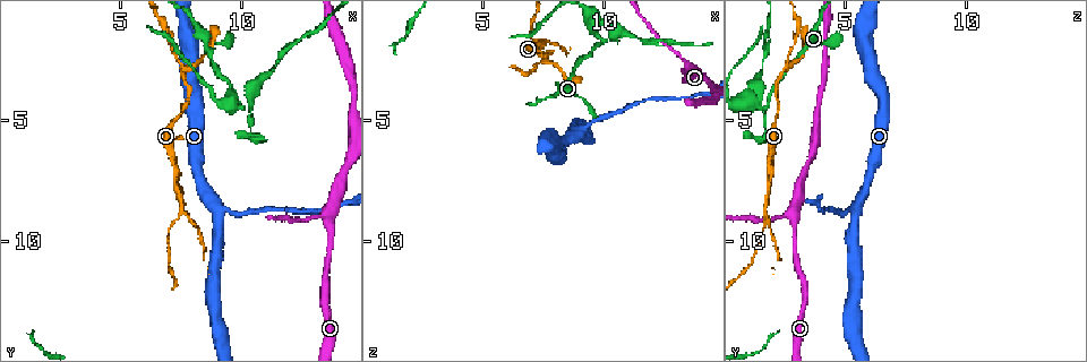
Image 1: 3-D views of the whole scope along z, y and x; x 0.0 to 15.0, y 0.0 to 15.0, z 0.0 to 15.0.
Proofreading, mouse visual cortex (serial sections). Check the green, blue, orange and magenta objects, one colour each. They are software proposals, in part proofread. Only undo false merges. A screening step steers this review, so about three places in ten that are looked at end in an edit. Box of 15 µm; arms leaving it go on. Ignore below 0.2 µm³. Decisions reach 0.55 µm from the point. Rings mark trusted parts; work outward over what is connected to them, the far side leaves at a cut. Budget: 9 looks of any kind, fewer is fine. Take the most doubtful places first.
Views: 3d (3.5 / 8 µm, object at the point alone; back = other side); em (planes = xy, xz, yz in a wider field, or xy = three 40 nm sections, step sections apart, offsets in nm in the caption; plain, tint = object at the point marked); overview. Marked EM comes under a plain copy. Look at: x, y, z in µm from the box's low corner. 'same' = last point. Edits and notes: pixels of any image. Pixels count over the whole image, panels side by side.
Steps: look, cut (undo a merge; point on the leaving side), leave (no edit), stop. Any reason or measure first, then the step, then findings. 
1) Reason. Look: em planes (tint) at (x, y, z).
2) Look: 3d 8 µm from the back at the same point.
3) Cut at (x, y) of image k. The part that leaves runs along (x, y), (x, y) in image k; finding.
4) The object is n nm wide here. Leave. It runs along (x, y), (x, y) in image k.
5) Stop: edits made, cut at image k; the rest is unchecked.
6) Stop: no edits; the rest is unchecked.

Three arms meet. Look: 3d 3.5 µm at (10.1, 4.4, 1.8).

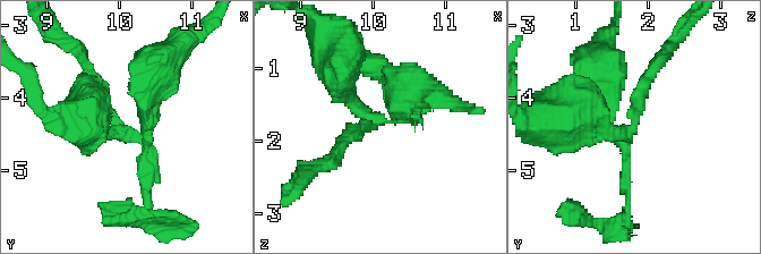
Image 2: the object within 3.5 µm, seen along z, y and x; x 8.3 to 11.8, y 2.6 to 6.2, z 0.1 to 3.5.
Shape alone is not enough. Look: em planes (tint) at (10.05, 4.40, 1.75).

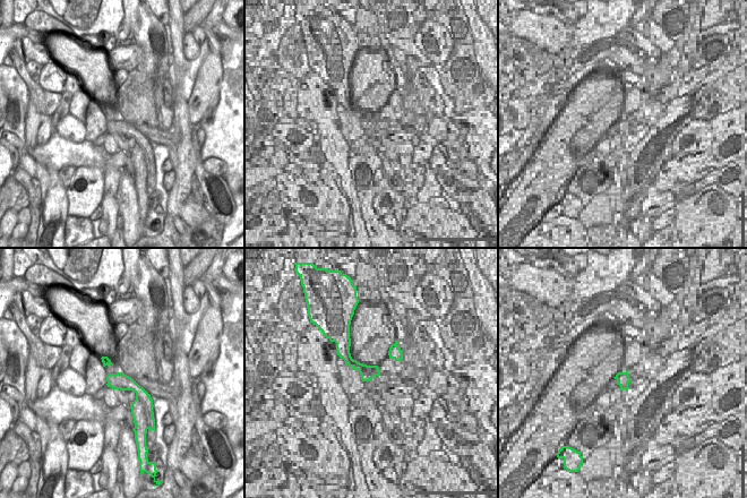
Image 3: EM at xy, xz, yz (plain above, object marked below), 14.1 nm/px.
Cut at (153, 109) of image 2. A border runs along (110, 385), (126, 389) in image 3; a second cell is stuck on.

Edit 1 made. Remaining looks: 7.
Abrupt turn. Look: 3d 3.5 µm at (7.5, 3.2, 2.4).

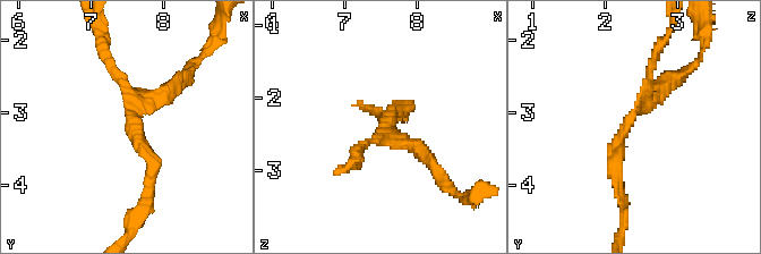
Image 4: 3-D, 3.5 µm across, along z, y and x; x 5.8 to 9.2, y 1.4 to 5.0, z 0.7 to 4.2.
Need the tissue. Look: em xy step 5 (tint) at (7.60, 3.15, 2.30).

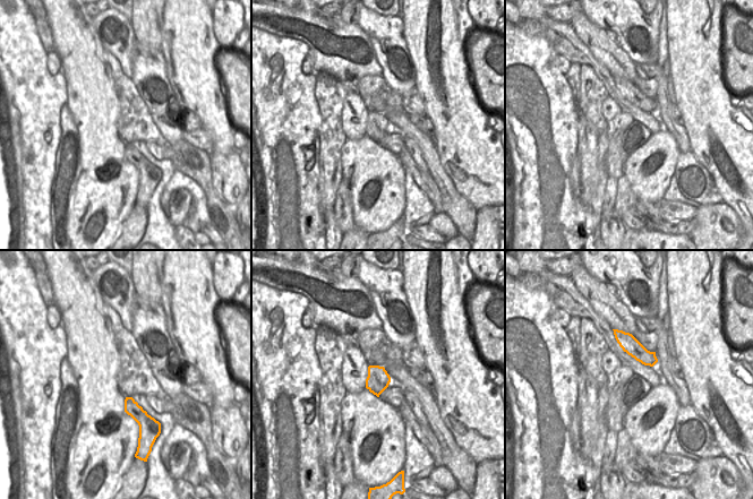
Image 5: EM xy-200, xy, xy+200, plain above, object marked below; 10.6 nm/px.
Leave. It runs along (617, 188), (617, 136), (667, 84) in image 4; one cell here.

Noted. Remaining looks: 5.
Thick turns thin. Look: 3d 8 µm at (13.0, 9.0, 2.3).

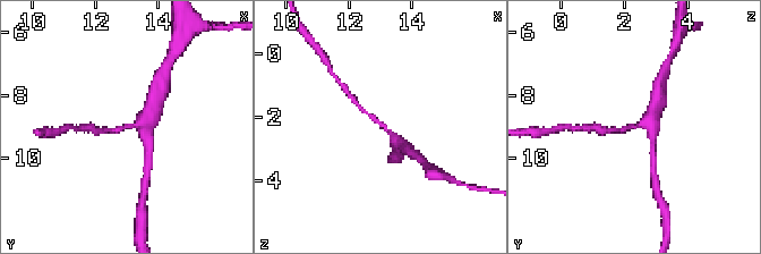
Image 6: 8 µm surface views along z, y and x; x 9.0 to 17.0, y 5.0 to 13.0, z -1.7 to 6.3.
The arms are 150, 350 nm wide; need the tissue. Look: em xy step 5 (tint) at (13.1, 9.0, 2.3).

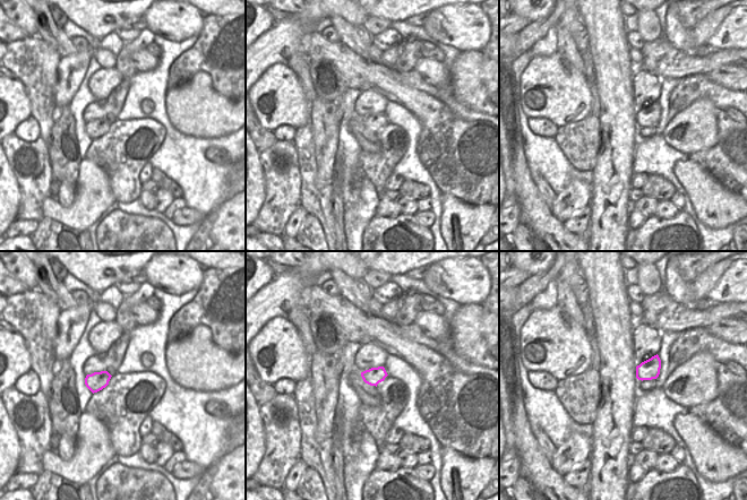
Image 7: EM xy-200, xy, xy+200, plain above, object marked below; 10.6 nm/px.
Leave. All the same cell.

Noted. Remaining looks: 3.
Arms part here. Look: 3d 3.5 µm at (9.0, 8.6, 5.3).

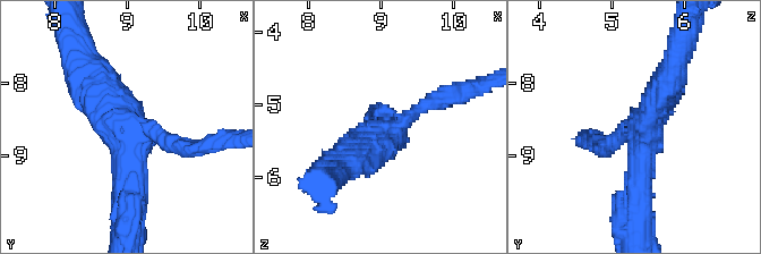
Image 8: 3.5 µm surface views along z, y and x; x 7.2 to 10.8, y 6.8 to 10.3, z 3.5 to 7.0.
Now the EM. Look: em xy step 2 (tint) at (9.05, 8.65, 5.40).

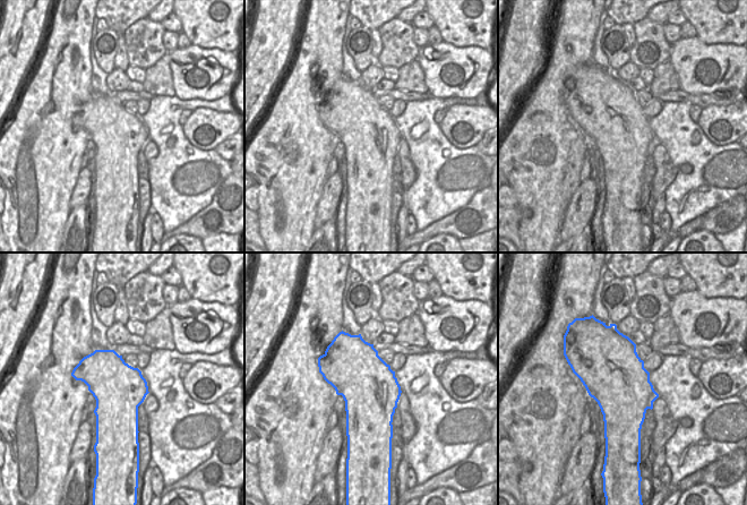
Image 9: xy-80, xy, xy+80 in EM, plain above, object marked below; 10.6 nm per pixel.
Cut it another way. Look: em planes (tint) at the same point.

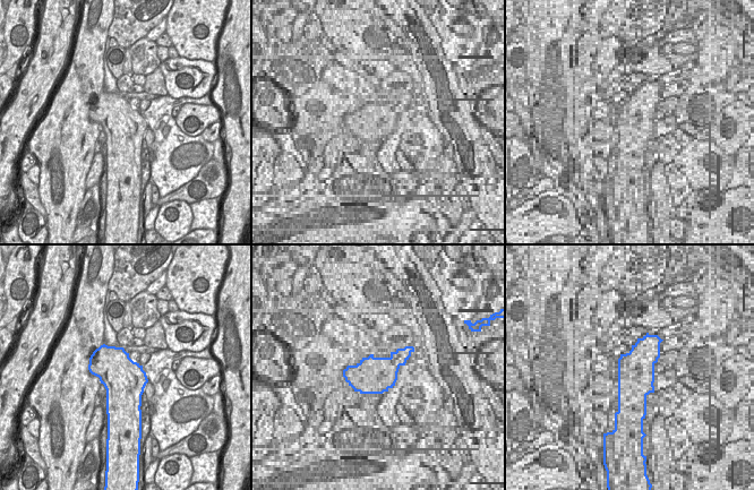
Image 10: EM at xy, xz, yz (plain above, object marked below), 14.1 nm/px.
Leave. One cell here.

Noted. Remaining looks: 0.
Stop: edits made, cut at image 2; the rest is unchecked.

